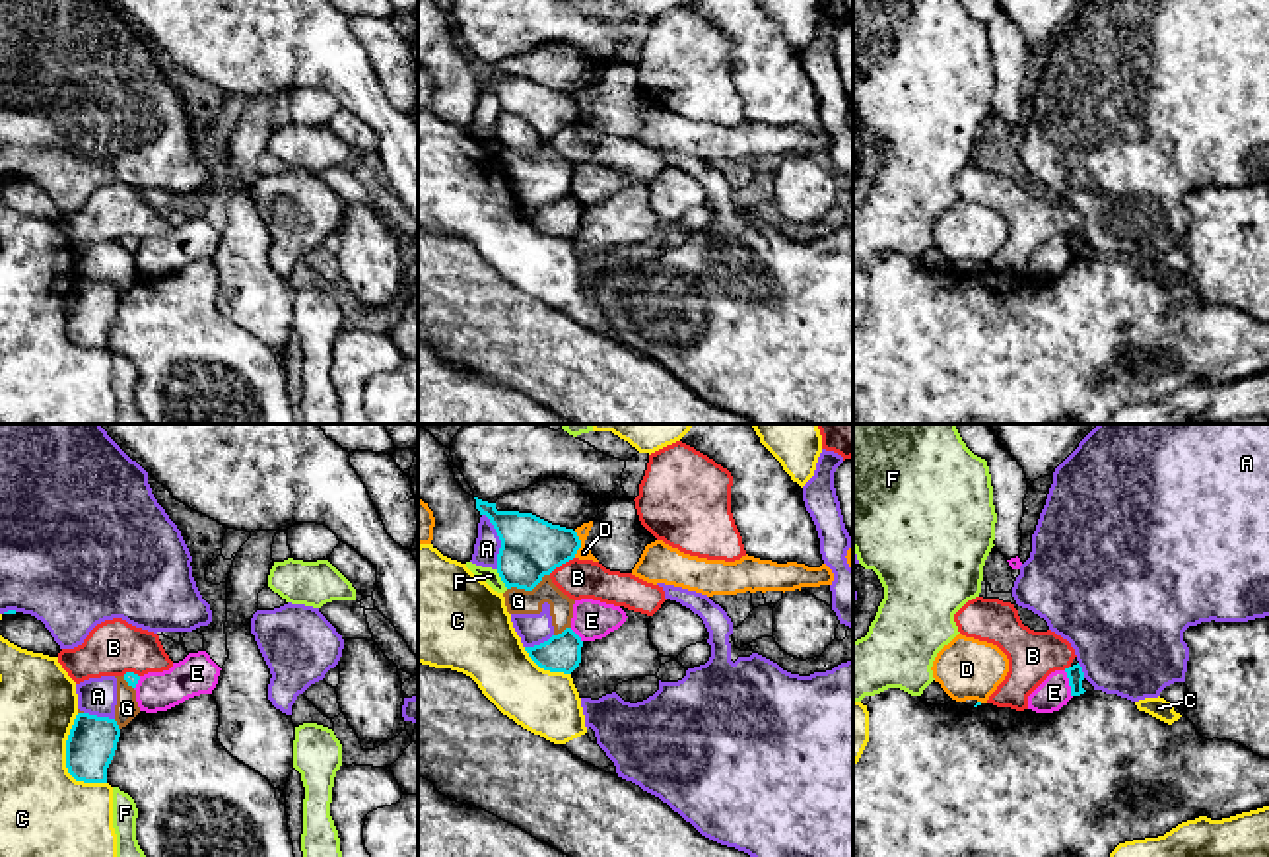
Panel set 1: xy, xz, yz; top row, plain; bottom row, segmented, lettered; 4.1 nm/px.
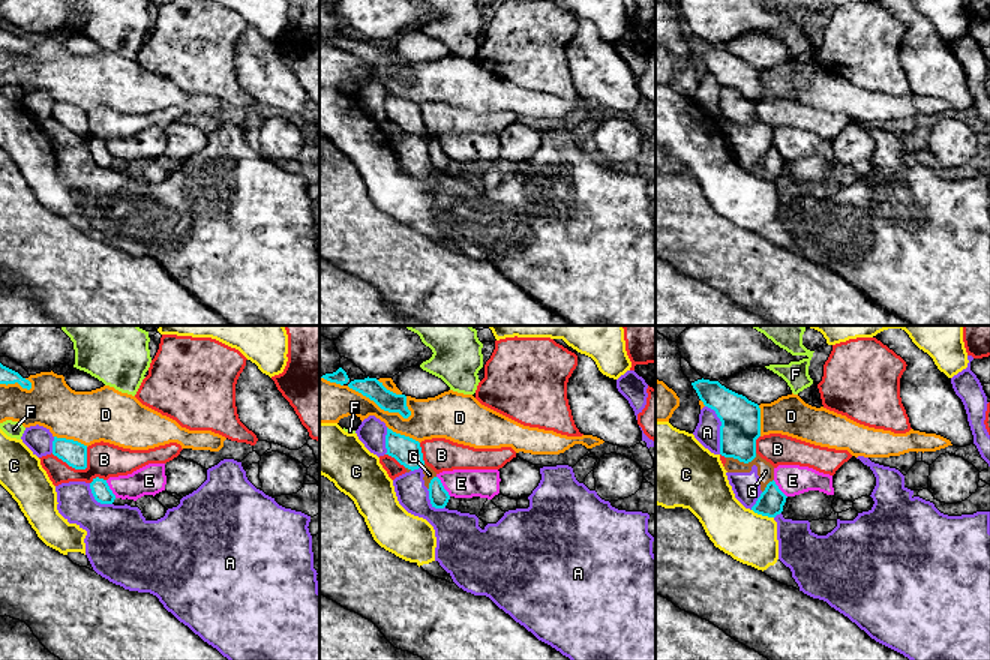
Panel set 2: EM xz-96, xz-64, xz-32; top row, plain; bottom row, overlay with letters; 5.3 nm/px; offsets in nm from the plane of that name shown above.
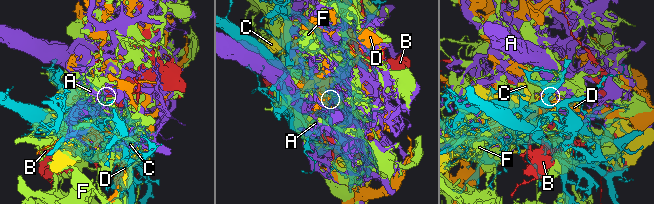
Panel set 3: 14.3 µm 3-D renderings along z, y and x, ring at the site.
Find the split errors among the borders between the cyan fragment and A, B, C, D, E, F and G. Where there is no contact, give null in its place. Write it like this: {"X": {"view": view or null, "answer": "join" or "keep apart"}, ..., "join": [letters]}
{"A": {"view": "xz", "answer": "keep apart"}, "B": {"view": "xz", "answer": "keep apart"}, "C": {"view": "xy", "answer": "keep apart"}, "D": {"view": "xz", "answer": "keep apart"}, "E": {"view": "yz", "answer": "keep apart"}, "F": {"view": "xz", "answer": "keep apart"}, "G": {"view": "xz", "answer": "keep apart"}, "join": []}

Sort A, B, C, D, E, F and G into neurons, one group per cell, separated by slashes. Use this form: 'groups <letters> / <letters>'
groups A G / B / C / D / E / F

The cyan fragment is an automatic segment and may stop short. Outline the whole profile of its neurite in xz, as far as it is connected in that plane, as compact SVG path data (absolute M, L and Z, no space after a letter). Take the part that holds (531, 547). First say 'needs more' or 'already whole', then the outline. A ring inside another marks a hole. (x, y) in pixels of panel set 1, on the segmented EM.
already whole; M474 499L501 540L497 573L507 589L532 591L544 575L573 560L581 548L573 529L552 525L532 513L497 511L496 503Z

